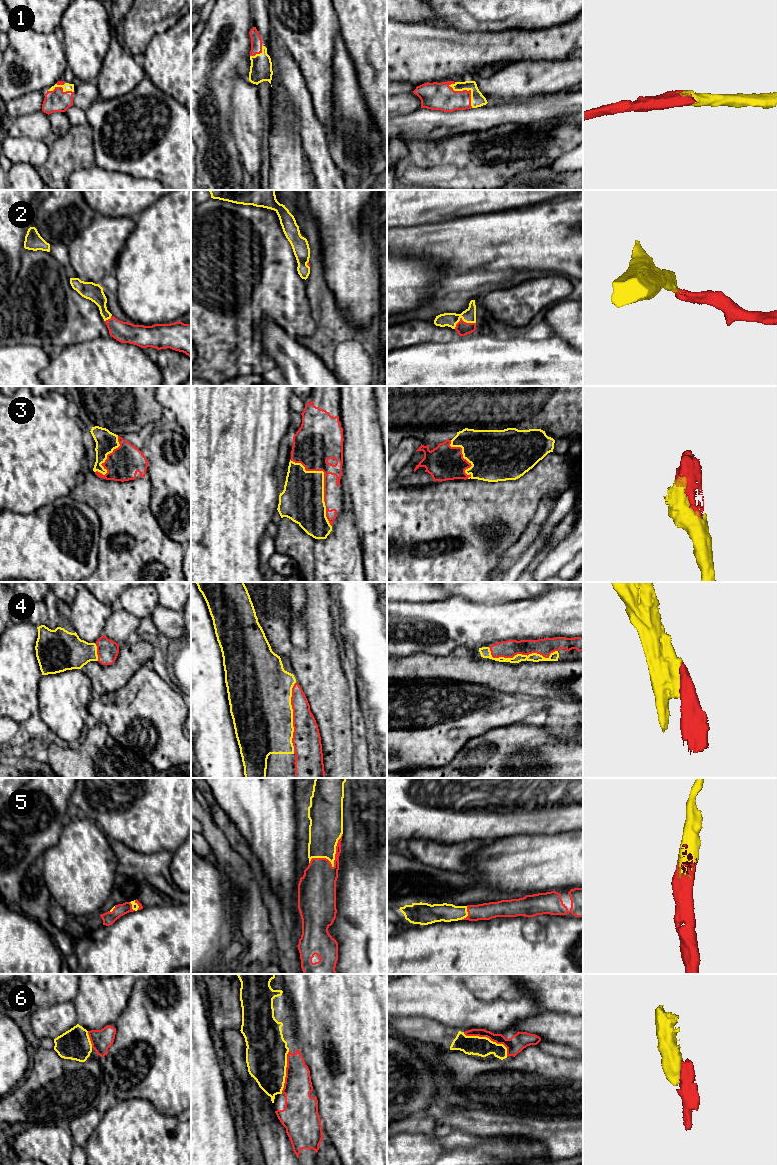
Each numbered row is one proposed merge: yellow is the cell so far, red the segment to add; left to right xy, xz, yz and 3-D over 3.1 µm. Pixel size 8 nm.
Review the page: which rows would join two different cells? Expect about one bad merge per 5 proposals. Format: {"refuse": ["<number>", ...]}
{"refuse": []}

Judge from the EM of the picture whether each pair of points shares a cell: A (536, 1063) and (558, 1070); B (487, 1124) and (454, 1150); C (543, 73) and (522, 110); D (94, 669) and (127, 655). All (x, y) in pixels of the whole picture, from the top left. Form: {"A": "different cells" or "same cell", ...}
{"A": "same cell", "B": "different cells", "C": "different cells", "D": "same cell"}

